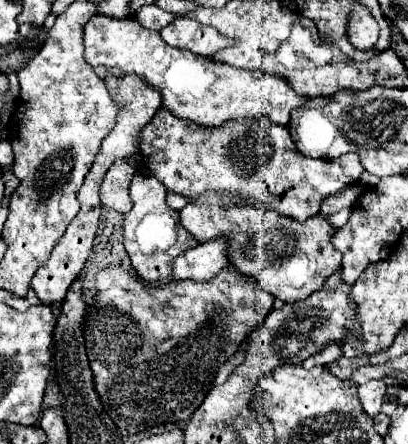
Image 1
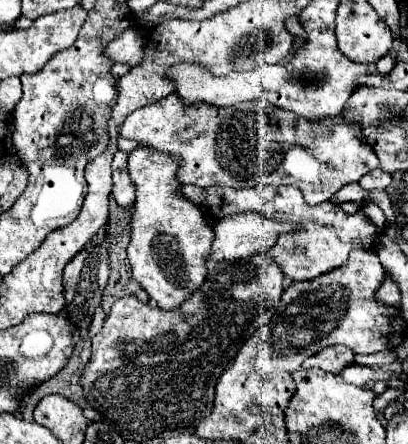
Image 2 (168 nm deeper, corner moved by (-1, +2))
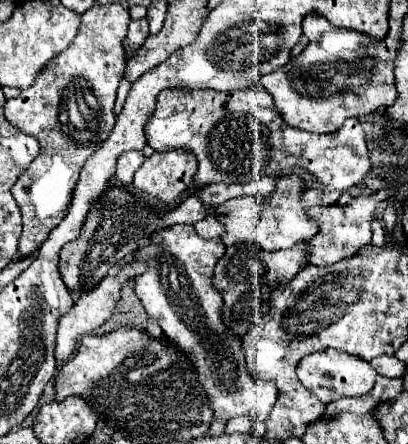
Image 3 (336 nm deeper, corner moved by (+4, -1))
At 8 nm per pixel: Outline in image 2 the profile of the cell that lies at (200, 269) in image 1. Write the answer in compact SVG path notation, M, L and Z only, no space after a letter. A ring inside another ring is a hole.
M237 213L235 217L221 219L215 227L219 227L215 229L215 243L213 243L213 253L211 253L211 259L215 261L223 261L223 259L233 261L233 259L245 259L255 253L267 253L271 245L275 245L275 241L279 239L279 235L287 231L295 231L293 223L267 219L257 213Z

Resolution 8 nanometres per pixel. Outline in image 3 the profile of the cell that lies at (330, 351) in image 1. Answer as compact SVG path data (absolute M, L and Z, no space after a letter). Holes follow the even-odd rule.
M322 350L300 360L296 368L296 376L320 402L328 404L344 396L362 396L370 392L374 386L376 372L370 368L366 360L358 356L350 356L348 352L342 352L342 350Z

